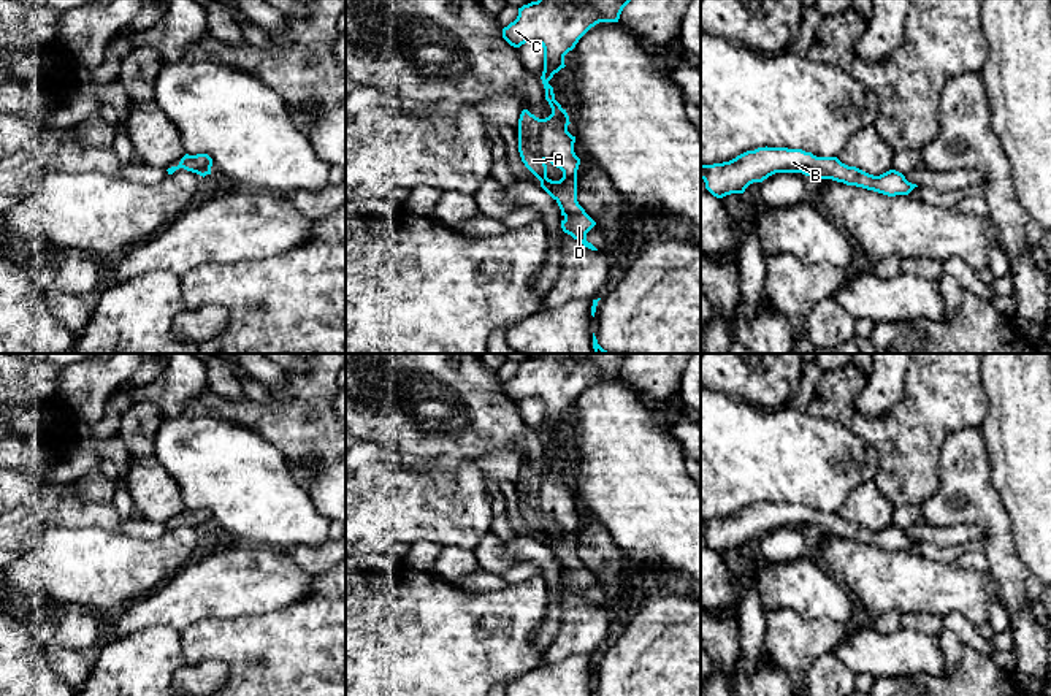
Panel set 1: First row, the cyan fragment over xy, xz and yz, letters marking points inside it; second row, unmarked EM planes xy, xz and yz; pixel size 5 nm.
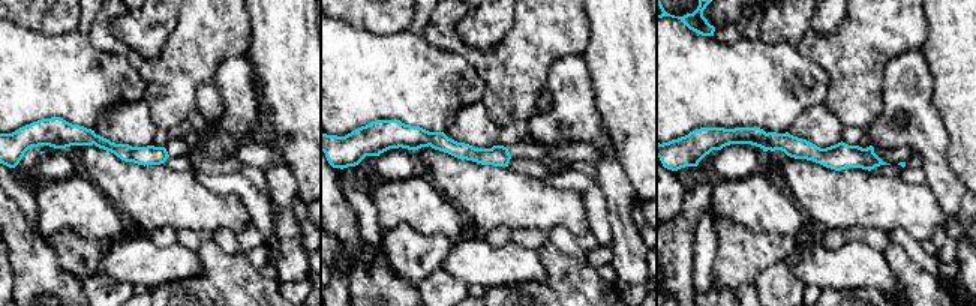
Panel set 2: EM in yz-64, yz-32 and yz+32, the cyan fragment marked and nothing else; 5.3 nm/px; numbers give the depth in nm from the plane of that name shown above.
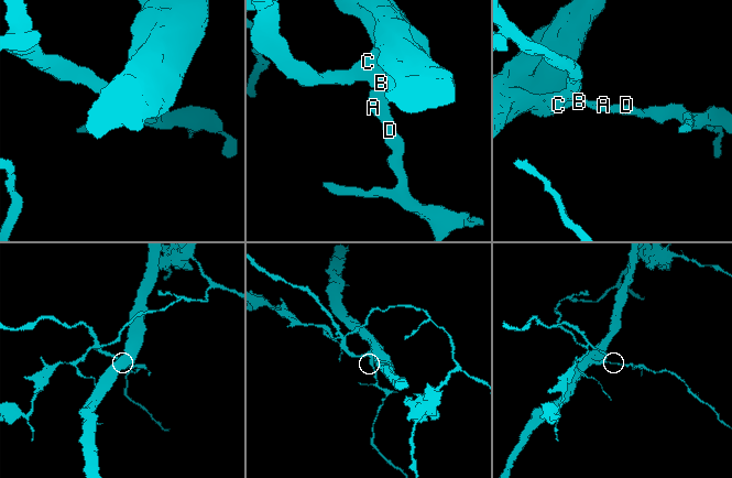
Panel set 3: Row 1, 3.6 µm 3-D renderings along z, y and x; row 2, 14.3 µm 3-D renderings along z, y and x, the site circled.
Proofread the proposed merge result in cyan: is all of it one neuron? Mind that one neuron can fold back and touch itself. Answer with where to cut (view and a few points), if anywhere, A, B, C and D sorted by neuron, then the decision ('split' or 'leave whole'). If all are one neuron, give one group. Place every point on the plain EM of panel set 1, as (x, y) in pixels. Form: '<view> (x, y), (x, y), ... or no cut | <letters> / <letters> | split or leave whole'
no cut | A B C D | leave whole

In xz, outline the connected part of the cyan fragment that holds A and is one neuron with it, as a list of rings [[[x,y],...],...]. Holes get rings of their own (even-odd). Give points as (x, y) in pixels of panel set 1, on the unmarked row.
[[[539,354],[518,363],[514,377],[503,384],[503,393],[514,403],[541,398],[544,403],[542,439],[552,469],[539,474],[523,465],[518,474],[518,507],[525,522],[541,536],[541,542],[561,564],[561,583],[591,606],[587,588],[596,577],[577,556],[577,525],[580,514],[574,507],[575,491],[568,487],[569,471],[555,455],[548,436],[564,423],[564,411],[599,377],[618,377],[623,363],[633,354]],[[547,520],[563,526],[560,536],[547,533]]]

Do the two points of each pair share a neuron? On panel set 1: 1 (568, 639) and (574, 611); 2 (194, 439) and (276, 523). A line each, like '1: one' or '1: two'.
1: one
2: one

